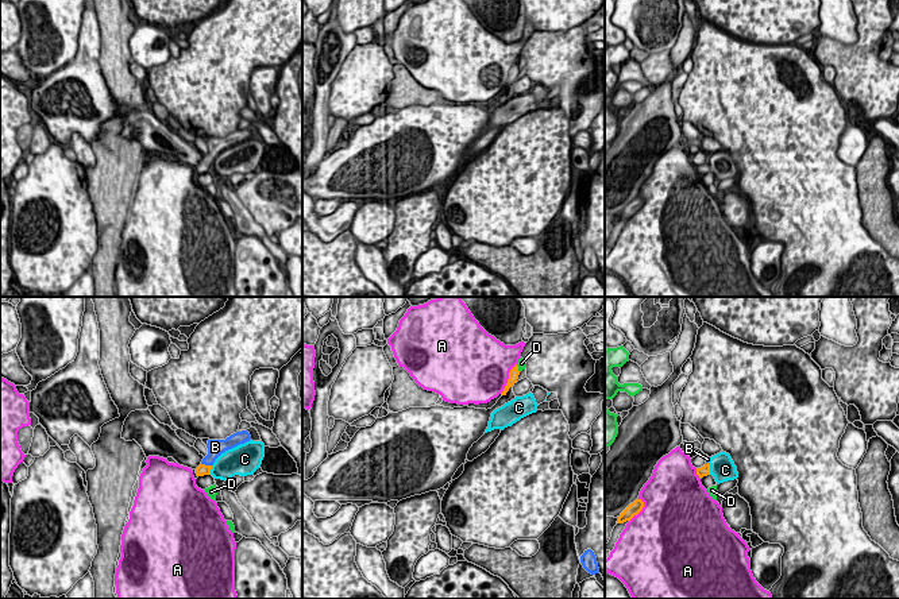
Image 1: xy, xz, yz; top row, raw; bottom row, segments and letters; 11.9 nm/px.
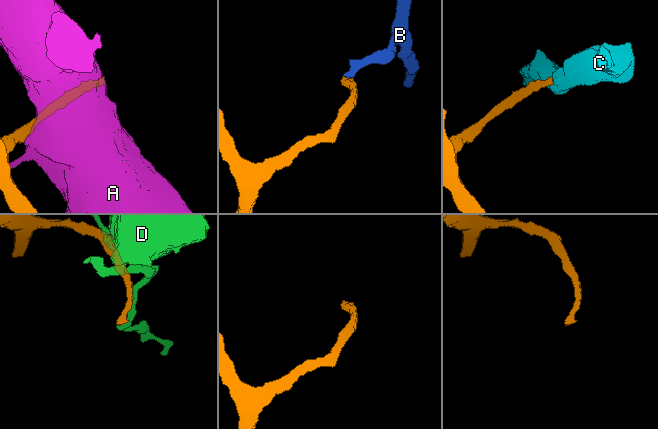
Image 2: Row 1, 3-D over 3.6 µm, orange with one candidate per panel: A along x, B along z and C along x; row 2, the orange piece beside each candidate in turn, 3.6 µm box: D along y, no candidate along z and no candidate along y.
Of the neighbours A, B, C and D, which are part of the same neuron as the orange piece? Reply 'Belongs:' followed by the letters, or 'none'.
Belongs: B

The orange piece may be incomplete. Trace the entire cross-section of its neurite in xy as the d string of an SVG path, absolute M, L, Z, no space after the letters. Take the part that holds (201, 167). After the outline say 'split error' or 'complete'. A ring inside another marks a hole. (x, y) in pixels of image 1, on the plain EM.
M247 128L236 130L225 138L208 138L208 152L202 156L201 162L196 166L197 174L209 173L215 158L228 147L251 138Z | split error

